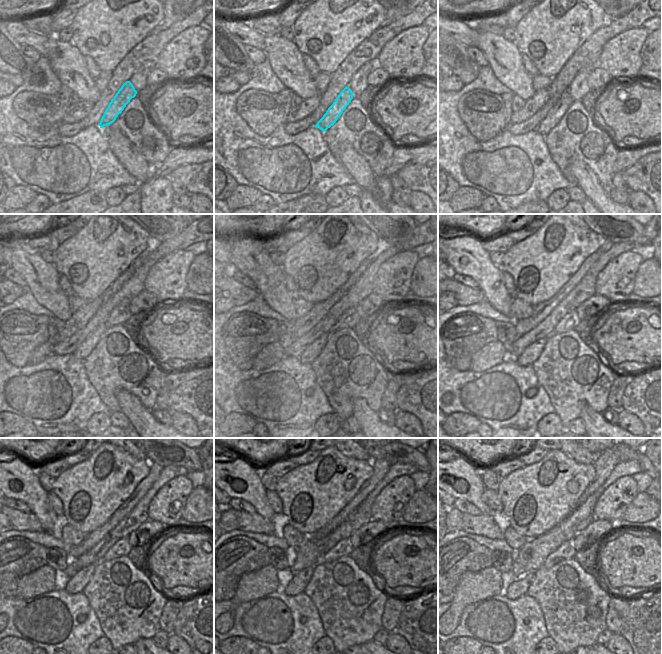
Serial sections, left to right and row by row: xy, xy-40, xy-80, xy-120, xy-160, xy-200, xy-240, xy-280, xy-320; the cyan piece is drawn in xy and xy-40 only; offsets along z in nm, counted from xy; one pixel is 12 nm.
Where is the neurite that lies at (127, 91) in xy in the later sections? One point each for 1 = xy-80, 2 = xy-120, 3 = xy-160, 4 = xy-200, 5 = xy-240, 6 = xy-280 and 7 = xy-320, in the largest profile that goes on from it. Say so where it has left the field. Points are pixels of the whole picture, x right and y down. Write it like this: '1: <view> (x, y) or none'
1: xy-80 (554, 116)
2: xy-120 (84, 351)
3: xy-160 (312, 351)
4: xy-200 (531, 353)
5: xy-240 (77, 583)
6: xy-280 (297, 585)
7: xy-320 (518, 588)

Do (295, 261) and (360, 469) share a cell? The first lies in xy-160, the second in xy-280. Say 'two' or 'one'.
one

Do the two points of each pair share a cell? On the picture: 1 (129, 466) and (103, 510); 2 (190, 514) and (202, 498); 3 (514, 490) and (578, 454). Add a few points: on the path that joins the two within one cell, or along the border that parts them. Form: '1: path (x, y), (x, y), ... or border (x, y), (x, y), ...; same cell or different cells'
1: path (118, 477), (103, 492), (103, 499); same cell
2: path (194, 510), (201, 502); same cell
3: border (561, 449), (575, 461), (593, 465); different cells

